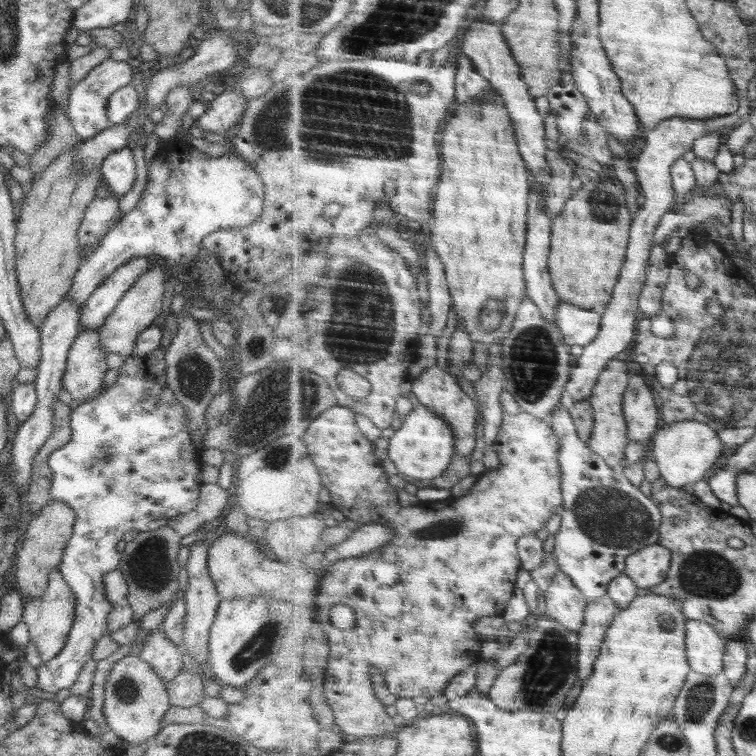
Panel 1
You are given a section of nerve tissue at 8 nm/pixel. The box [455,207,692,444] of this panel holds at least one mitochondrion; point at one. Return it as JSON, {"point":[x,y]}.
{"point":[533,360]}

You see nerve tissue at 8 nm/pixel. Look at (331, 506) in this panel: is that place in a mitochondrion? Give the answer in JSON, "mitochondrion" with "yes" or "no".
{"mitochondrion":"no"}

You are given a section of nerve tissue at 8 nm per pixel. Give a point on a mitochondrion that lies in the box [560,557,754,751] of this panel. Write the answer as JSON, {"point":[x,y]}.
{"point":[700,698]}

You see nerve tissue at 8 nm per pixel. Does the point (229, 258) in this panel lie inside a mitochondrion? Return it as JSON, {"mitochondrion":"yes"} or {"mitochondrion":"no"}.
{"mitochondrion":"no"}

